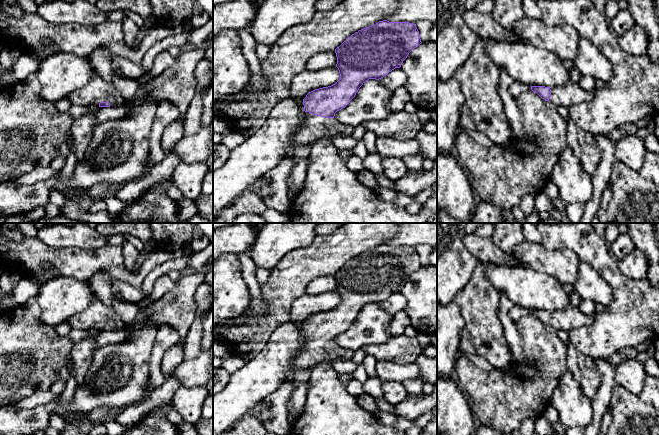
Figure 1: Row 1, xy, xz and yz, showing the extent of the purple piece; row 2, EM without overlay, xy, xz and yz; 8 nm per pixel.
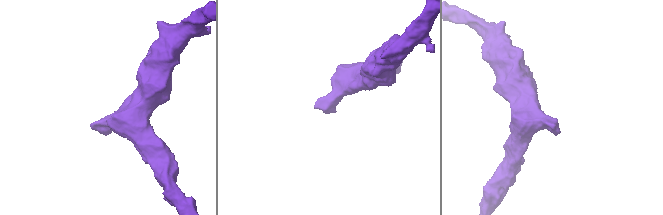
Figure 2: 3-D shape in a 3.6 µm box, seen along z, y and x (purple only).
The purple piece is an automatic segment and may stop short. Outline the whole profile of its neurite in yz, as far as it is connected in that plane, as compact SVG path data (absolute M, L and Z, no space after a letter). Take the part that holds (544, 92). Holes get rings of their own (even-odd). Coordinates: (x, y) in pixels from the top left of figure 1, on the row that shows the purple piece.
M572 80L561 87L531 86L531 90L557 107L565 106L568 108L573 104L593 99L592 92L582 89L577 82Z

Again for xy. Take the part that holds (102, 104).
M94 74L85 87L72 91L66 97L72 105L85 107L117 107L125 102L124 98L97 74Z

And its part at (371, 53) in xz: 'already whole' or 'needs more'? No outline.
needs more

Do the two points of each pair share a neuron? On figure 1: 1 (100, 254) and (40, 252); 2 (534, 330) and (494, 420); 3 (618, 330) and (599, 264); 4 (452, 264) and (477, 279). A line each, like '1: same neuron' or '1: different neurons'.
1: same neuron
2: same neuron
3: same neuron
4: different neurons

